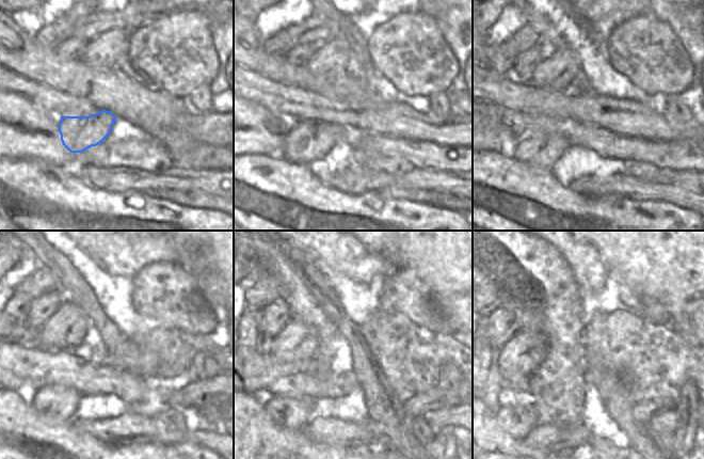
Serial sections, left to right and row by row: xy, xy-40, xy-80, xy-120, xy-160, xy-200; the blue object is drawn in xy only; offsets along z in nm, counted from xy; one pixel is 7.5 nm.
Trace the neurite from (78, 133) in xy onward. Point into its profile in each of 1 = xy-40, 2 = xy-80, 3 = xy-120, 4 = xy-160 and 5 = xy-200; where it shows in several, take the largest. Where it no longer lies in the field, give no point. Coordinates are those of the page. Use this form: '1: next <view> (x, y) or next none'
1: next xy-40 (307, 141)
2: next xy-80 (542, 151)
3: next xy-120 (54, 404)
4: next xy-160 (284, 412)
5: next xy-200 (517, 422)

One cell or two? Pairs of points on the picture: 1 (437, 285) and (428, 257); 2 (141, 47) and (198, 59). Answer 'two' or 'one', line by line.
1: one
2: one

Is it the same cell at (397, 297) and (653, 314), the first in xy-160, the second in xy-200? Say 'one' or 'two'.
one

